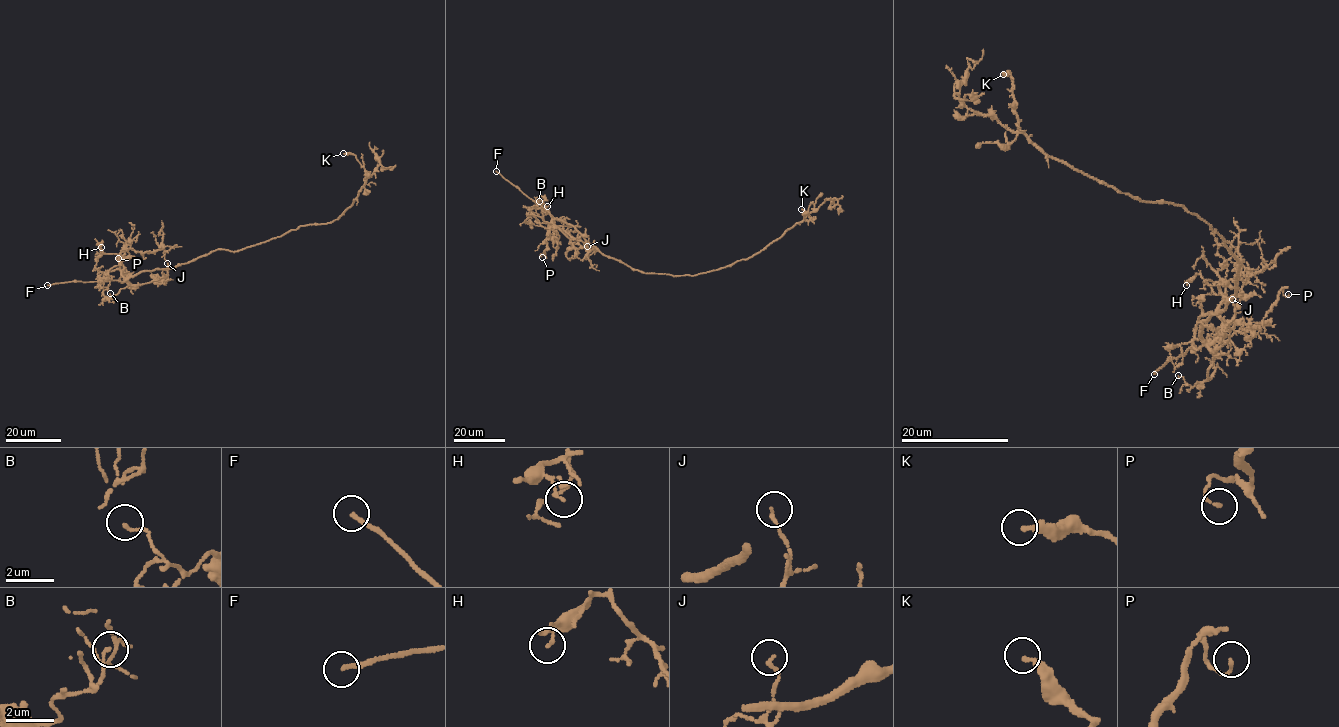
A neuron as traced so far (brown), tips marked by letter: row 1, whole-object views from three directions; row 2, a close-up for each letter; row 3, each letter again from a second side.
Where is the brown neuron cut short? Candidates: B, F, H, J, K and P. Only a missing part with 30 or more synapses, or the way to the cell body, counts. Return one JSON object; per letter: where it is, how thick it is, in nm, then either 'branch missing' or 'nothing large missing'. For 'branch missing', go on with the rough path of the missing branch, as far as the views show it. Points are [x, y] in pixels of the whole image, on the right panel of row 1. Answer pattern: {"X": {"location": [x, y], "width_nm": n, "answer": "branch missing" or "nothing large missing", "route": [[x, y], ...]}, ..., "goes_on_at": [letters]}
{"B": {"location": [1178, 375], "width_nm": 90, "answer": "nothing large missing"}, "F": {"location": [1154, 374], "width_nm": 190, "answer": "branch missing", "route": [[1154, 374], [1146, 385], [1130, 391], [1166, 415], [1221, 432]]}, "H": {"location": [1186, 285], "width_nm": 90, "answer": "nothing large missing"}, "J": {"location": [1232, 299], "width_nm": 150, "answer": "nothing large missing"}, "K": {"location": [1003, 74], "width_nm": 220, "answer": "nothing large missing"}, "P": {"location": [1288, 294], "width_nm": 110, "answer": "nothing large missing"}, "goes_on_at": ["F"]}

